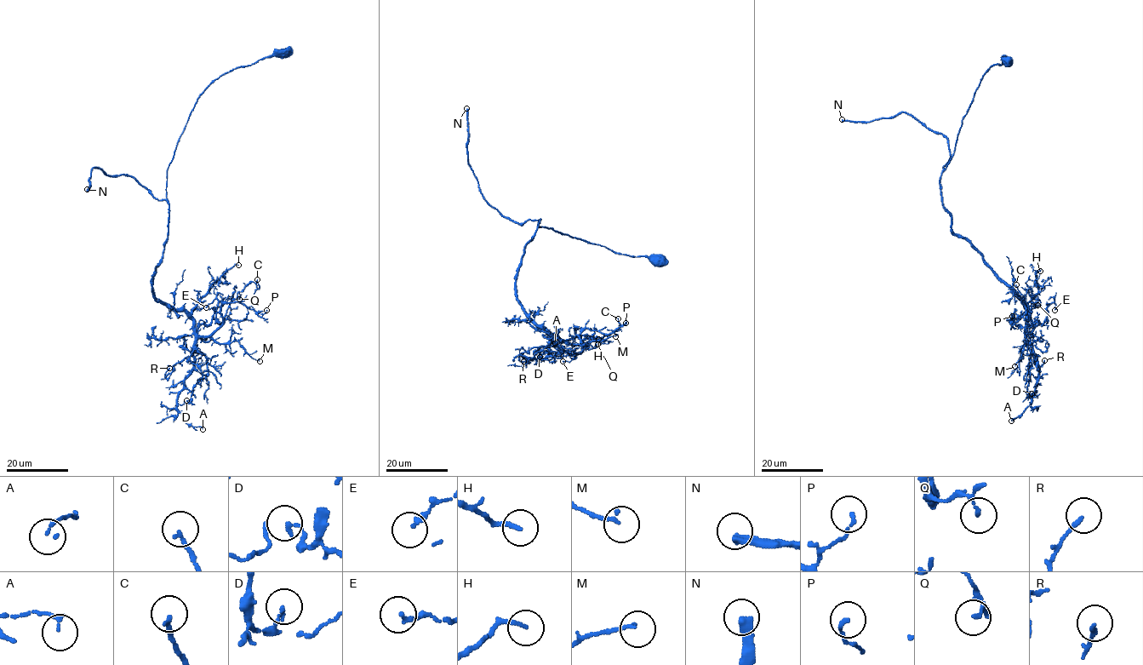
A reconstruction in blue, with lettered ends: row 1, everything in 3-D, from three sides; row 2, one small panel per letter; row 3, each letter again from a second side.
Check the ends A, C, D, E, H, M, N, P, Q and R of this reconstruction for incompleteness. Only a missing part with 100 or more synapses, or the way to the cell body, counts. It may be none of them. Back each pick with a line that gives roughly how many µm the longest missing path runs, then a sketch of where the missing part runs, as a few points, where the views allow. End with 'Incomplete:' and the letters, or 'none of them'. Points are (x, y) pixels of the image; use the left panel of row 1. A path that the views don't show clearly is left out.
N: Missing length about 90 µm. Course of what is missing: (87, 189), (72, 197), (71, 206), (90, 219), (102, 222), (124, 221), (145, 231), (171, 233), (225, 234)
Incomplete: N

